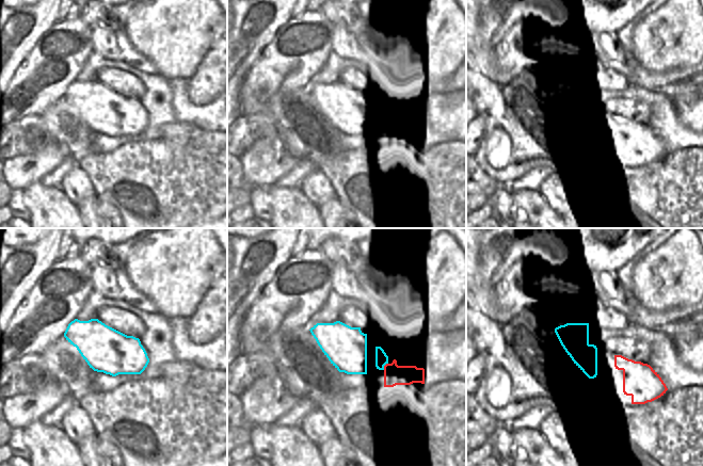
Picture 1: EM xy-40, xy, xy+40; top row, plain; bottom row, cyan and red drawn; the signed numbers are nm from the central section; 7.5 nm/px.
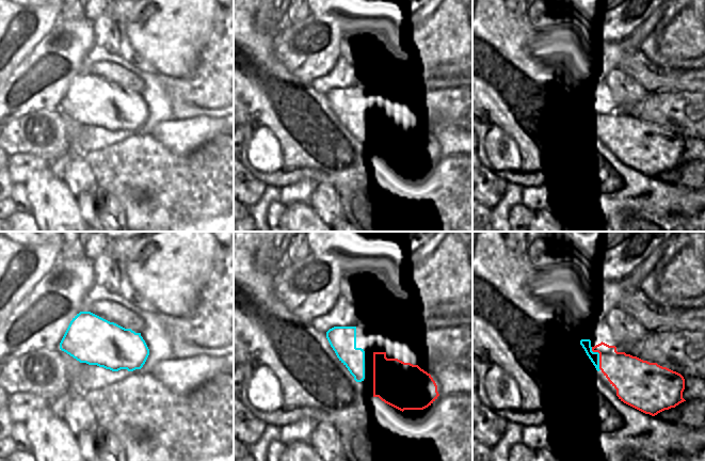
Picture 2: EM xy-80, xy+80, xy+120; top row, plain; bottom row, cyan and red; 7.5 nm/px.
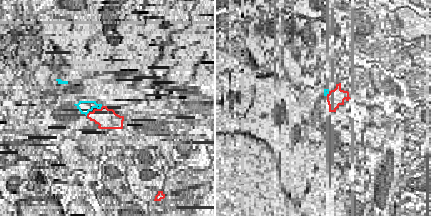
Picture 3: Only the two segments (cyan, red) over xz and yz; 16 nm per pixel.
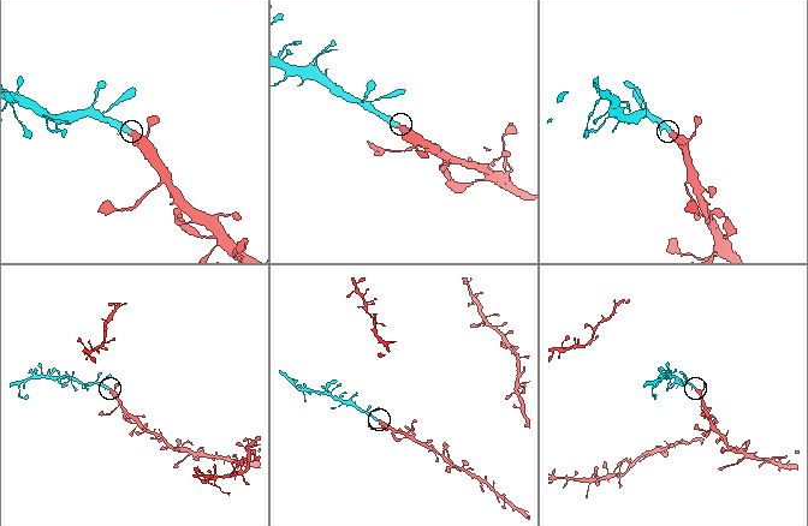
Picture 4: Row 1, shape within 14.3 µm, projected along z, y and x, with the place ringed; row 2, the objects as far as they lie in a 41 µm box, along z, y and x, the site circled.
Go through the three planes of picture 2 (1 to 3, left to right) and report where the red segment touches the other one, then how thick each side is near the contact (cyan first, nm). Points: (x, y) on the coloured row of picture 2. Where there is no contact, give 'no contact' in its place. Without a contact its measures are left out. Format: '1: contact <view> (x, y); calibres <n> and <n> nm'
1: no contact
2: no contact
3: contact xy+120 (598, 356); calibres 80 and 280 nm

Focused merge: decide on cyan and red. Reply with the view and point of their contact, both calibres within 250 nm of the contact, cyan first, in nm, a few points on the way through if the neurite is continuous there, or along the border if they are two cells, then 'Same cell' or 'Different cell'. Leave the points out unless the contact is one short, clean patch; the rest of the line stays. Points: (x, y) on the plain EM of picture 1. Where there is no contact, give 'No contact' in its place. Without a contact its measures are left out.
Touches cyan at xy (384, 126). Thickness 100 nm (cyan) against 160 nm. Same cell

